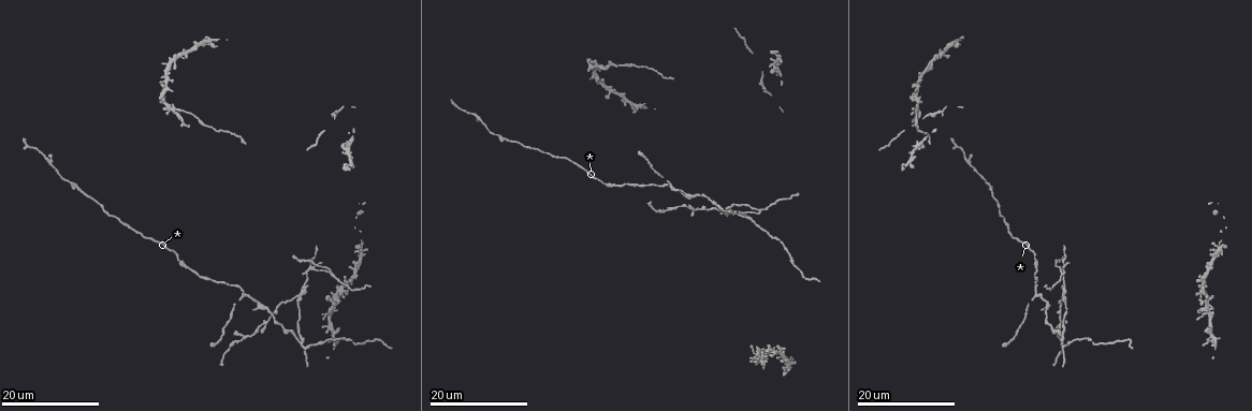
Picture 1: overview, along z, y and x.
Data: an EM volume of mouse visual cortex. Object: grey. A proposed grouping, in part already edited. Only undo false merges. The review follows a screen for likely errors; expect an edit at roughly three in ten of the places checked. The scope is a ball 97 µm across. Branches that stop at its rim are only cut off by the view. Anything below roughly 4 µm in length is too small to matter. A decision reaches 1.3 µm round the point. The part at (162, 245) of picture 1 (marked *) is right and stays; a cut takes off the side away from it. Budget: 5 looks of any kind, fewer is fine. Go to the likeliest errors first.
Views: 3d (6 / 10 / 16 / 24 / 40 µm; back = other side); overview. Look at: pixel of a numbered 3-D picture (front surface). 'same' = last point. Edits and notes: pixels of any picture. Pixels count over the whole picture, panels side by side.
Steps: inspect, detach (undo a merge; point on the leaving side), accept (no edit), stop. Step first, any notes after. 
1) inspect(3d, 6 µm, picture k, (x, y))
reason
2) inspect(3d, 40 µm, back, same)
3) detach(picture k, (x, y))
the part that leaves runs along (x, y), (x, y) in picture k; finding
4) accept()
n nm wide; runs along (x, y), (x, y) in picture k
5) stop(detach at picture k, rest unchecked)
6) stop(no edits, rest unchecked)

inspect(3d, 16 µm, picture 1, (727, 209))
three arms meet

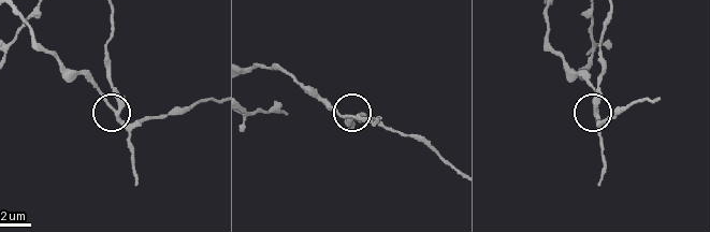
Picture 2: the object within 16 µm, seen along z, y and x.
inspect(3d, 6 µm, picture 2, (596, 114))

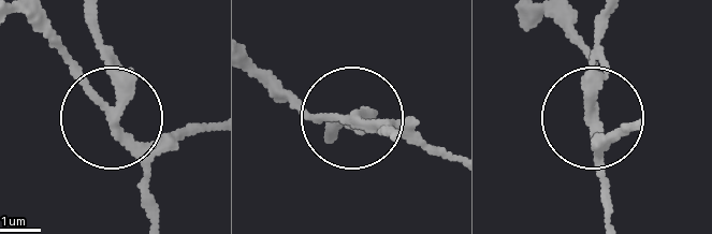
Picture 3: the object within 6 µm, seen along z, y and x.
detach(picture 3, (132, 83))
side arm 79 µm; the part that leaves runs along (126, 143), (119, 75), (99, 24) in picture 3; a second cell is stuck on

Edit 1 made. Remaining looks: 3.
inspect(3d, 16 µm, picture 1, (53, 161))
branch point

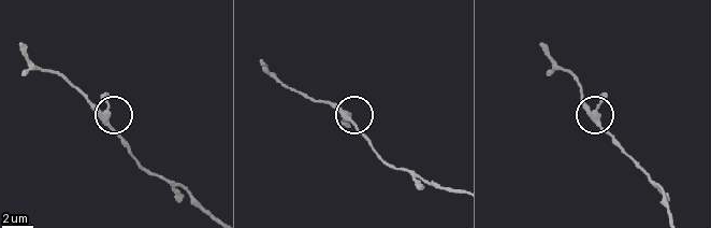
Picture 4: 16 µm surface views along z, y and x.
inspect(3d, 6 µm, picture 4, (596, 113))

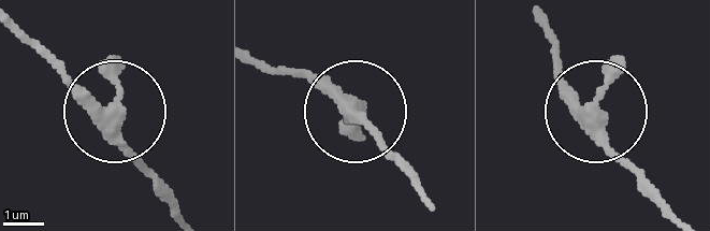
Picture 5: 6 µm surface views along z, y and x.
accept()
320 nm wide; runs along (177, 213), (109, 114), (43, 52) in picture 5; continuous, no second cell

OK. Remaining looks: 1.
stop(detach at picture 3, rest unchecked)

